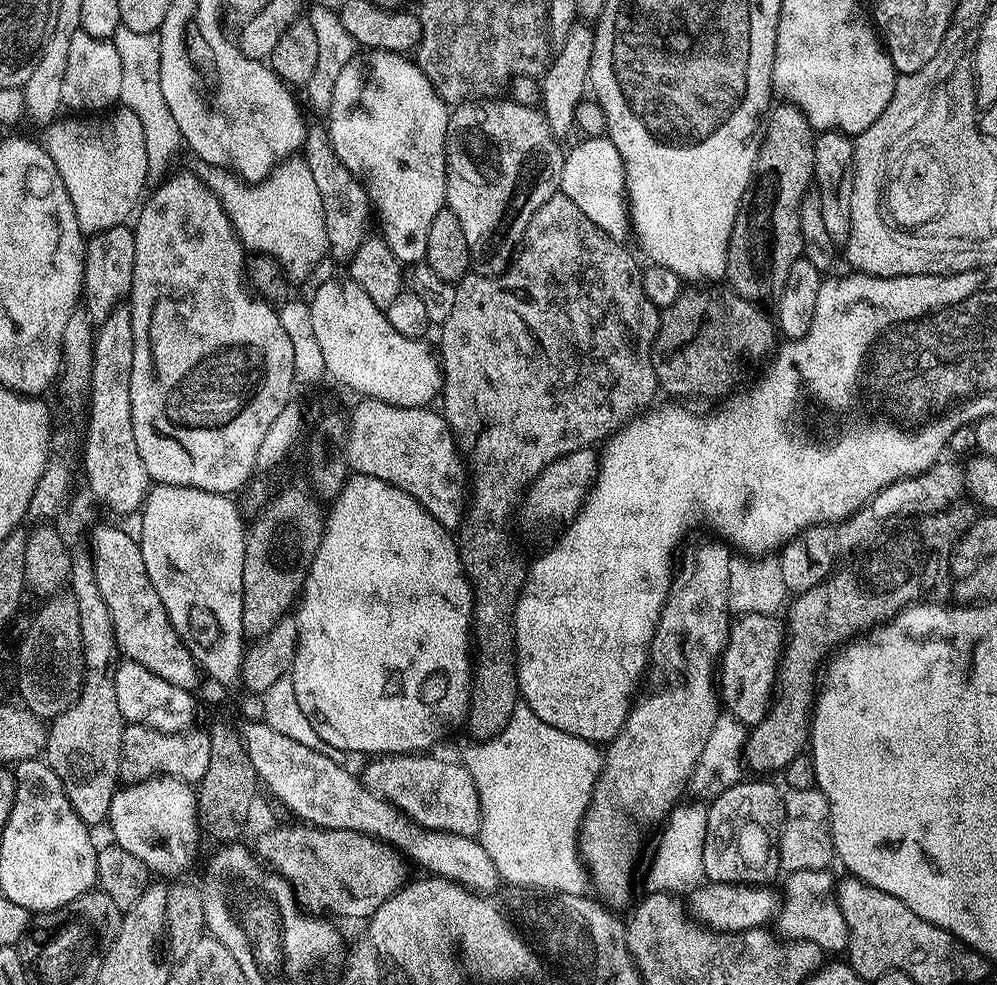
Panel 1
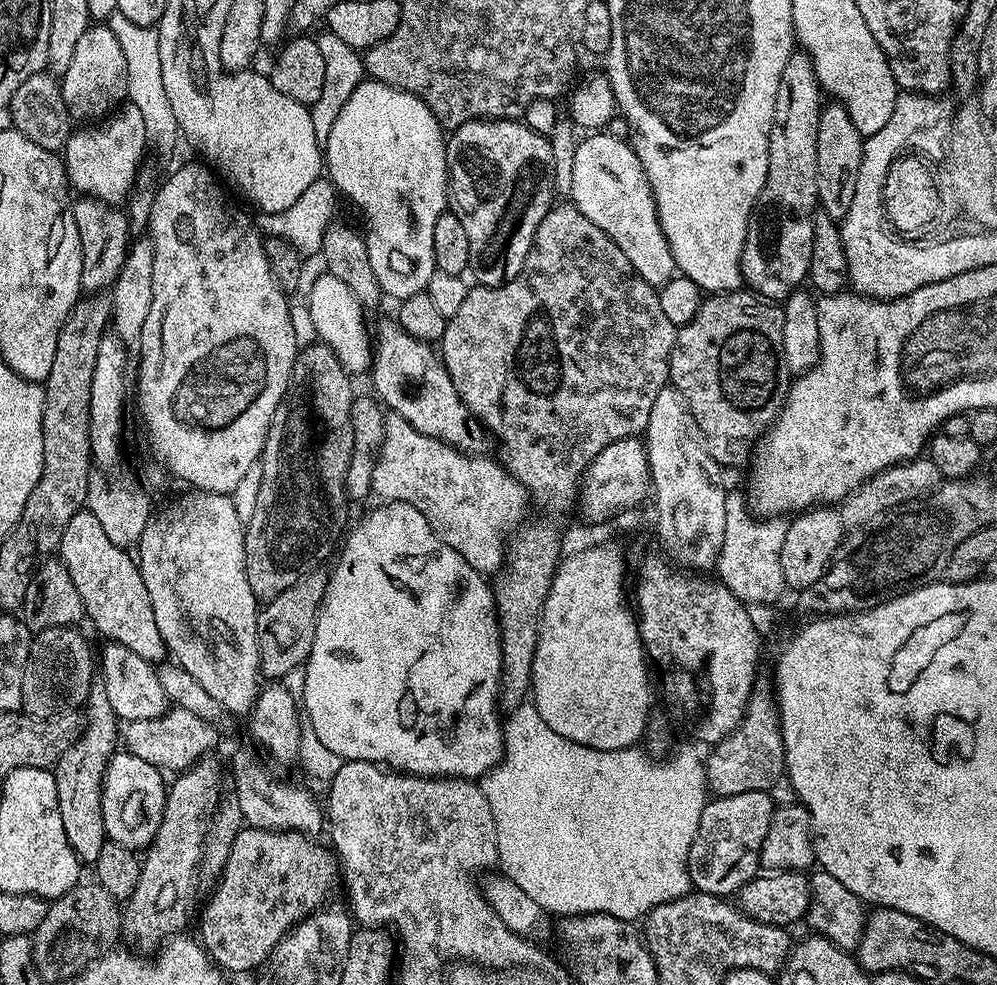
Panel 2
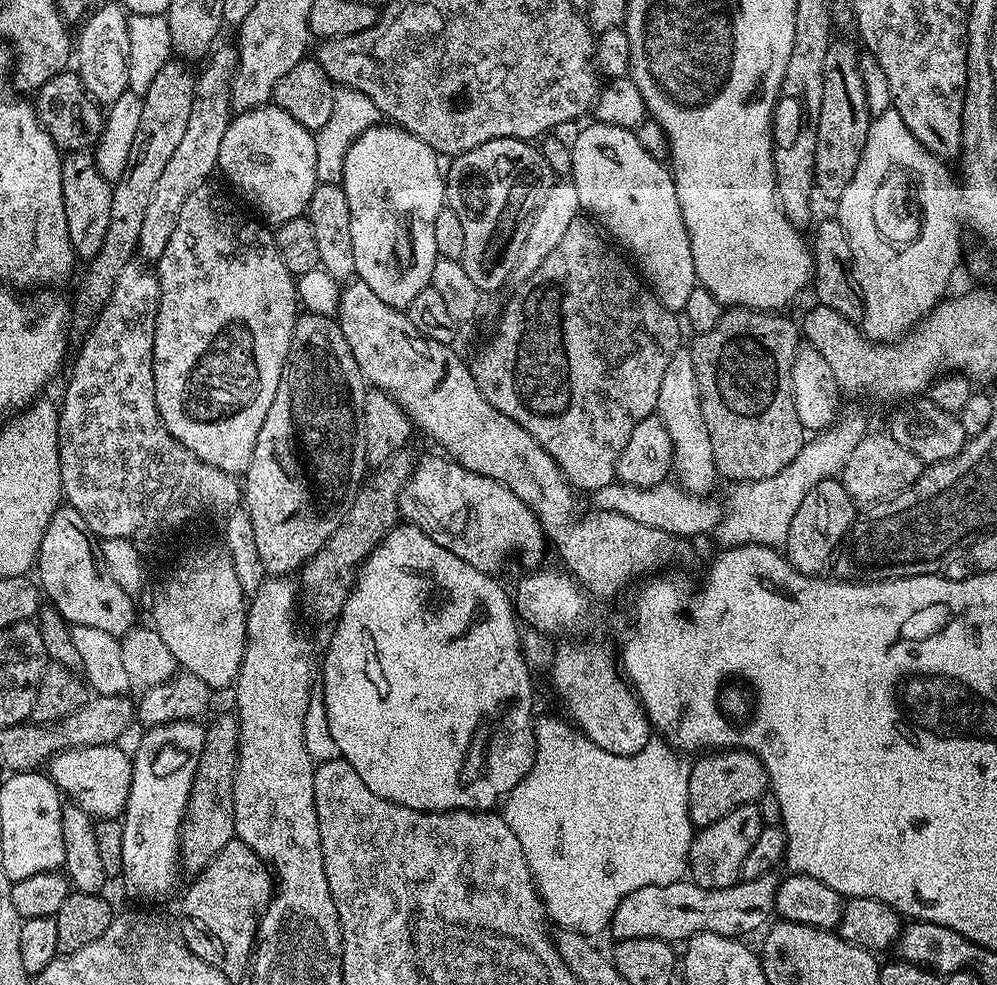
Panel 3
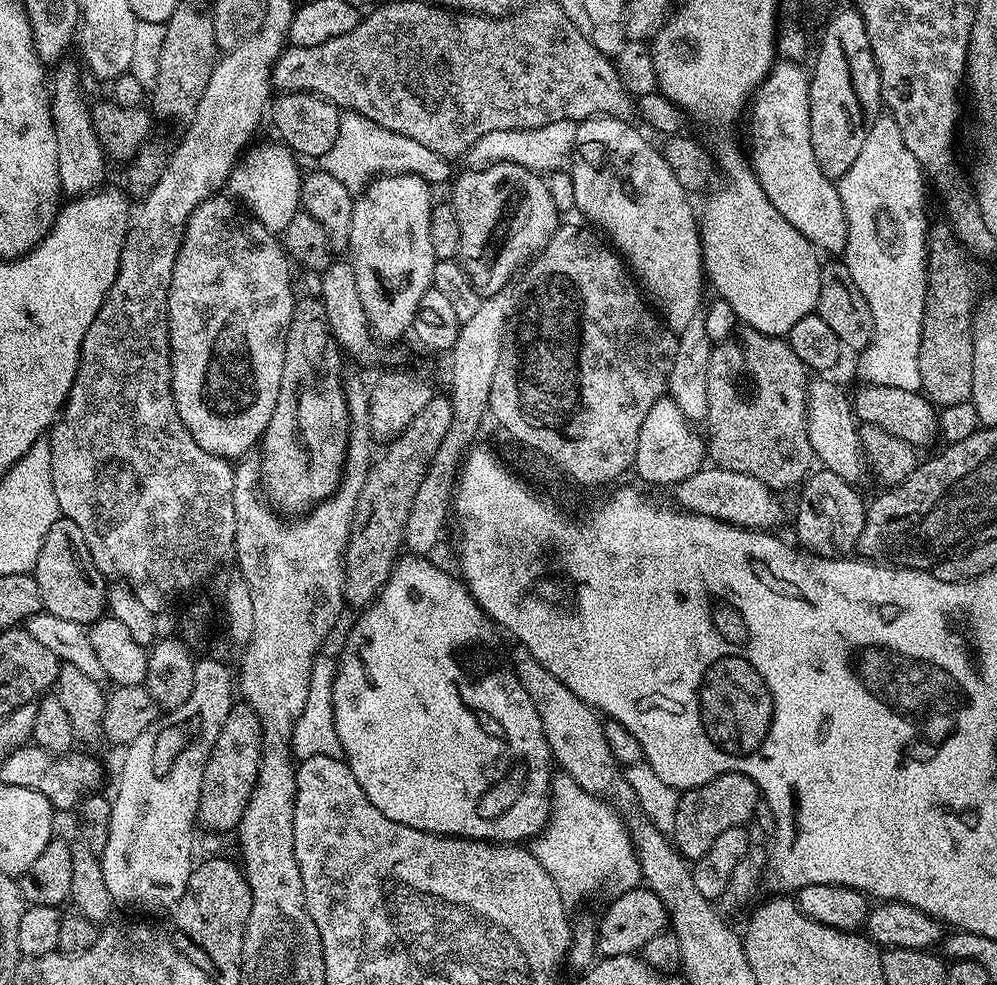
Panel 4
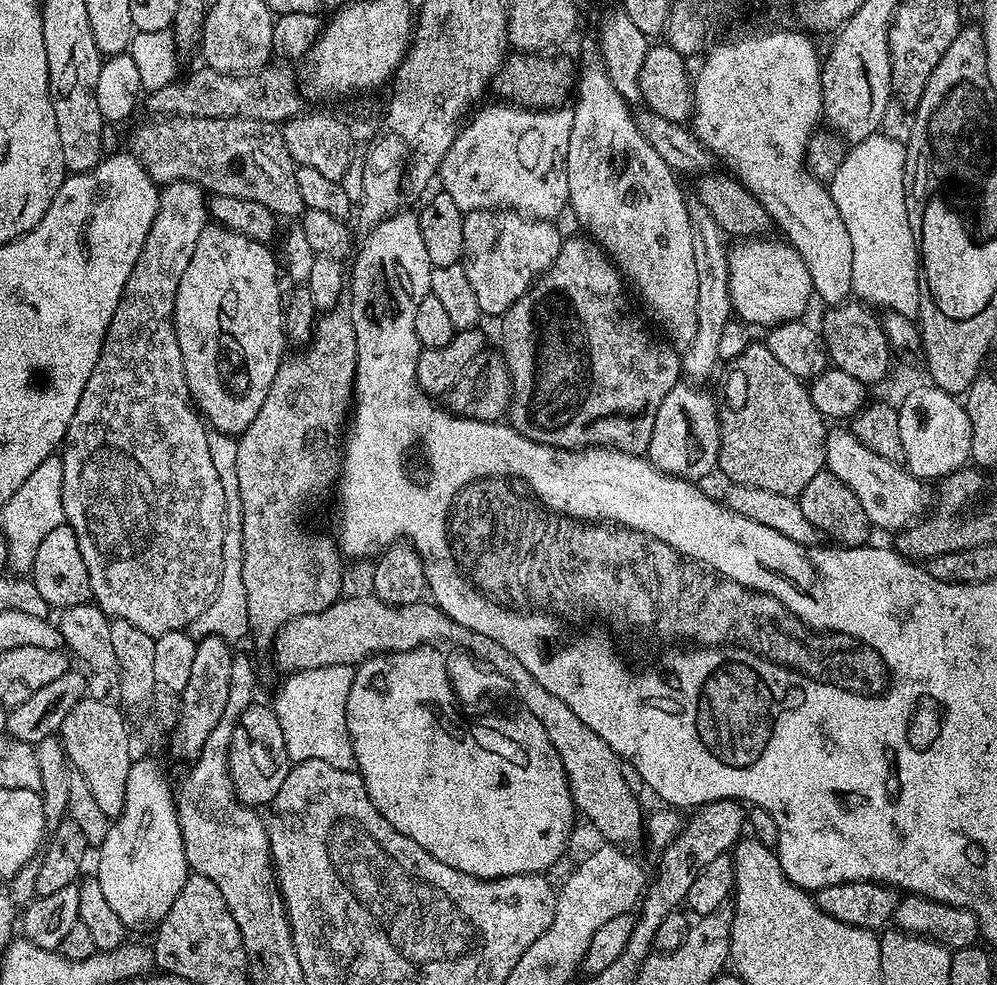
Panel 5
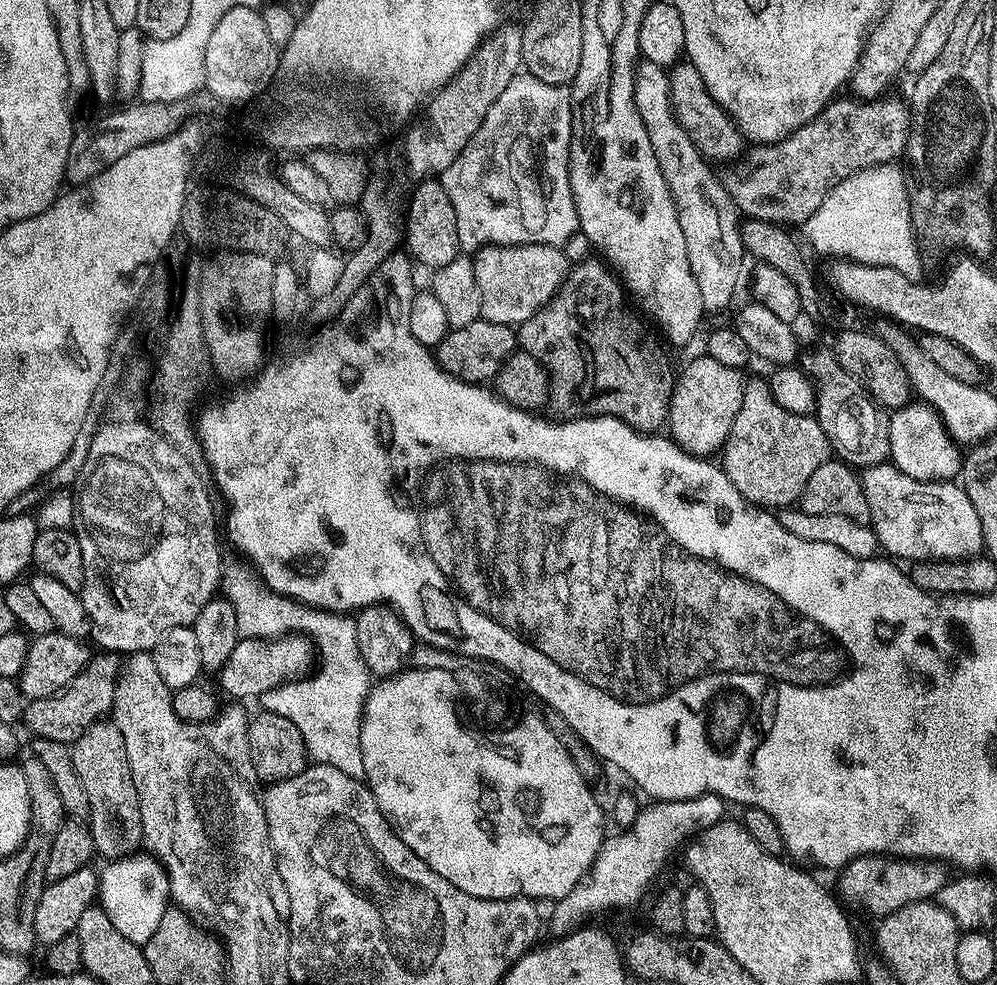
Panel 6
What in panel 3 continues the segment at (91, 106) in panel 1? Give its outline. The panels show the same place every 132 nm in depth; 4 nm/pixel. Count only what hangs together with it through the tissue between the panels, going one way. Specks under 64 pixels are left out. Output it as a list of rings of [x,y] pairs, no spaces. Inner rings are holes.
[[[119,3],[116,4],[104,4],[100,9],[97,7],[83,21],[84,29],[81,30],[80,36],[78,32],[78,39],[74,44],[74,71],[88,95],[101,106],[111,106],[122,93],[129,91],[129,13]]]

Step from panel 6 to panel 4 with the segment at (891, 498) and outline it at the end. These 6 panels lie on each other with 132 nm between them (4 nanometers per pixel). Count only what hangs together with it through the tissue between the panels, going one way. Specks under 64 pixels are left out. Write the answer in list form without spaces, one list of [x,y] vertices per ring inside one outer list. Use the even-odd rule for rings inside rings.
[[[813,379],[808,385],[808,437],[812,447],[812,455],[817,461],[820,460],[825,469],[838,478],[842,478],[847,484],[859,485],[859,480],[866,476],[866,465],[864,462],[864,451],[860,445],[860,430],[856,413],[853,409],[849,393],[844,393],[832,380]]]

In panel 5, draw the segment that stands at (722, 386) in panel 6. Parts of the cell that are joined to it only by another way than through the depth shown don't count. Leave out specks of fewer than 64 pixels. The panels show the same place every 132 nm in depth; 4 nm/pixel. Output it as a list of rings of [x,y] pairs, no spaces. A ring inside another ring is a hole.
[[[681,382],[662,398],[658,415],[654,417],[654,434],[646,459],[652,467],[667,476],[679,476],[689,482],[700,482],[703,476],[715,473],[720,449],[720,413],[717,401],[703,387],[691,382]]]

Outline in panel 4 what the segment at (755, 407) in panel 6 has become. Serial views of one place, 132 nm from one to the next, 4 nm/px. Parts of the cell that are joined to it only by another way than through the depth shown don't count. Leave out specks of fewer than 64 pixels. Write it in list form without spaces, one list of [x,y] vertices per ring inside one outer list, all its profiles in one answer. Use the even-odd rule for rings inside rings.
[[[745,327],[719,341],[710,354],[708,367],[706,452],[711,463],[717,468],[734,470],[738,474],[750,474],[750,478],[758,478],[758,482],[773,490],[795,489],[814,468],[808,437],[809,383],[809,369],[800,356],[794,354],[787,339],[767,336]]]

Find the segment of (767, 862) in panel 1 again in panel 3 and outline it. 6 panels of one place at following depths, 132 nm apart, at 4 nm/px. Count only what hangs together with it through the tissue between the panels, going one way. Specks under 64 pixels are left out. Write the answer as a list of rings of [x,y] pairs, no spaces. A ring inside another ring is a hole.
[[[743,804],[730,810],[718,822],[699,829],[688,847],[687,871],[693,884],[703,888],[729,888],[741,879],[742,862],[750,854],[750,846],[758,842],[765,824],[756,804]]]

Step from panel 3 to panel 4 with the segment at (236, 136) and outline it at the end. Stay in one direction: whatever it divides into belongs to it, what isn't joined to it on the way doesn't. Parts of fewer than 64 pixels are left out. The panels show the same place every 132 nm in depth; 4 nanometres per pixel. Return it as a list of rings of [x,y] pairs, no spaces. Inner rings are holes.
[[[283,142],[275,143],[256,144],[252,149],[249,147],[239,163],[233,167],[226,188],[241,205],[248,204],[244,205],[247,211],[255,216],[258,222],[262,222],[266,230],[283,234],[286,226],[290,226],[290,218],[294,218],[294,214],[301,211],[302,171],[300,172],[299,166],[296,165],[297,157],[292,149]]]

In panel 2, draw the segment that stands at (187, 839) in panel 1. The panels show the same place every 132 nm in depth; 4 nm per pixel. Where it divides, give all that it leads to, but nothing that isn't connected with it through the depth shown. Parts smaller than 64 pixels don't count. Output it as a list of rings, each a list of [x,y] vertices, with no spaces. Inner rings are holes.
[[[117,750],[108,759],[102,790],[102,818],[107,839],[133,850],[147,849],[156,837],[164,813],[166,795],[165,773],[159,768],[142,762],[133,752]]]

